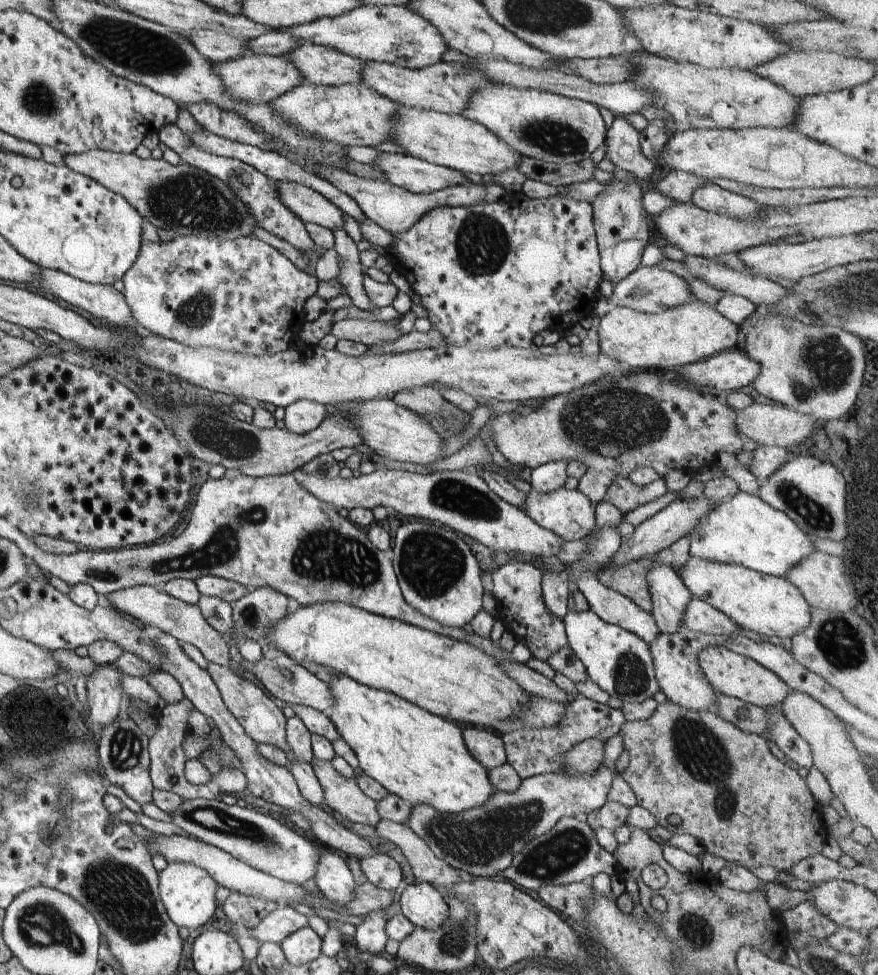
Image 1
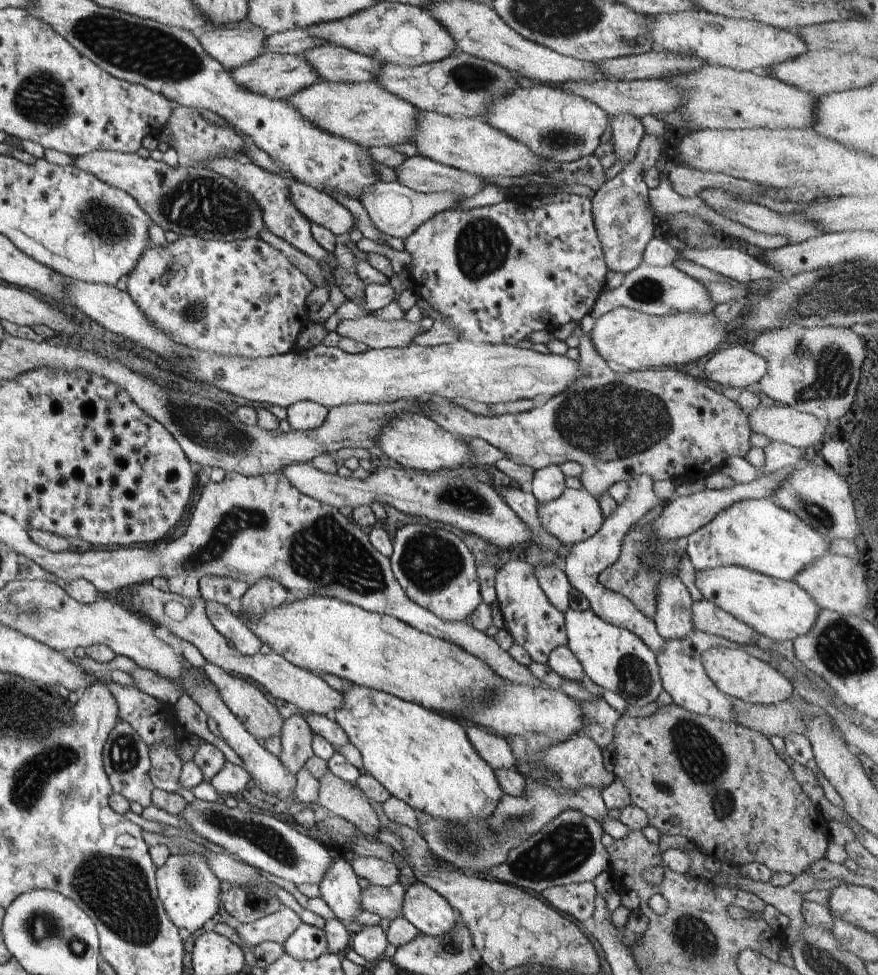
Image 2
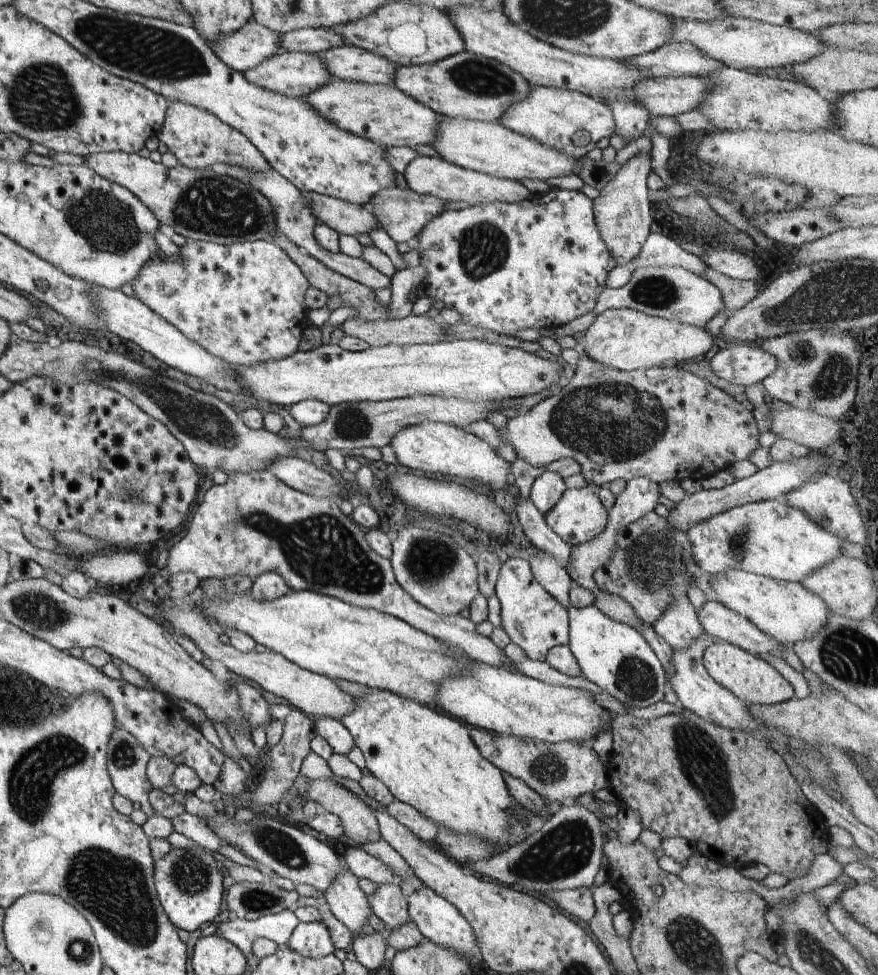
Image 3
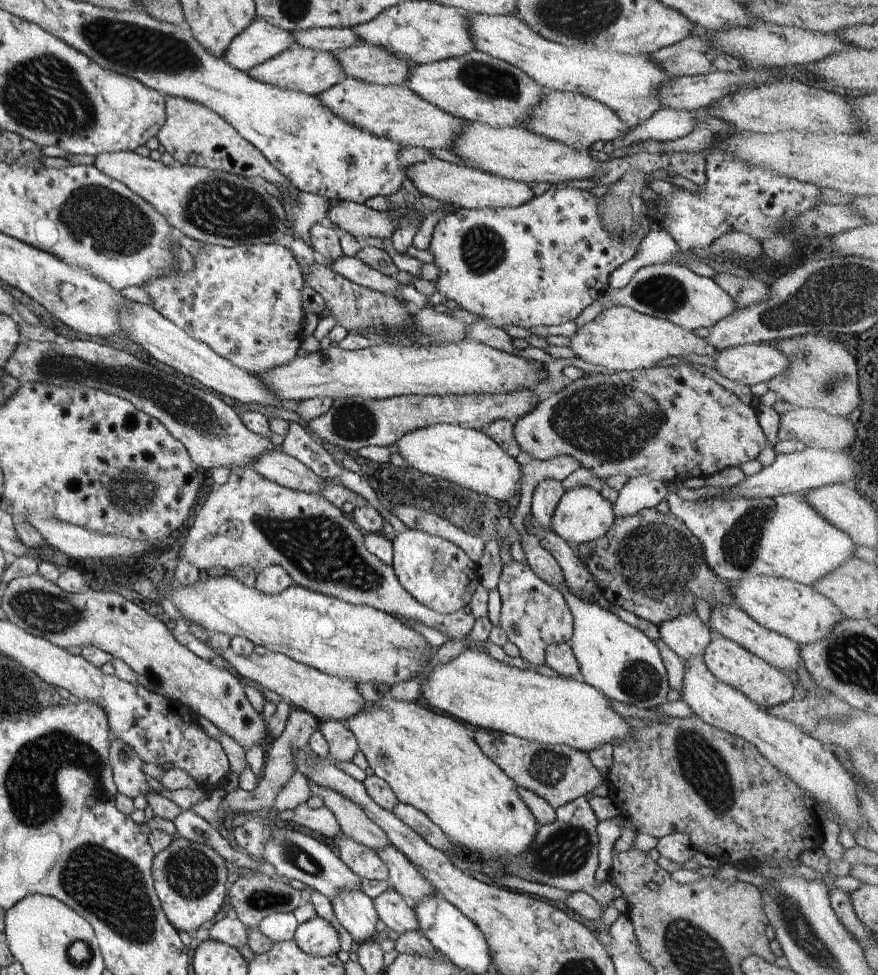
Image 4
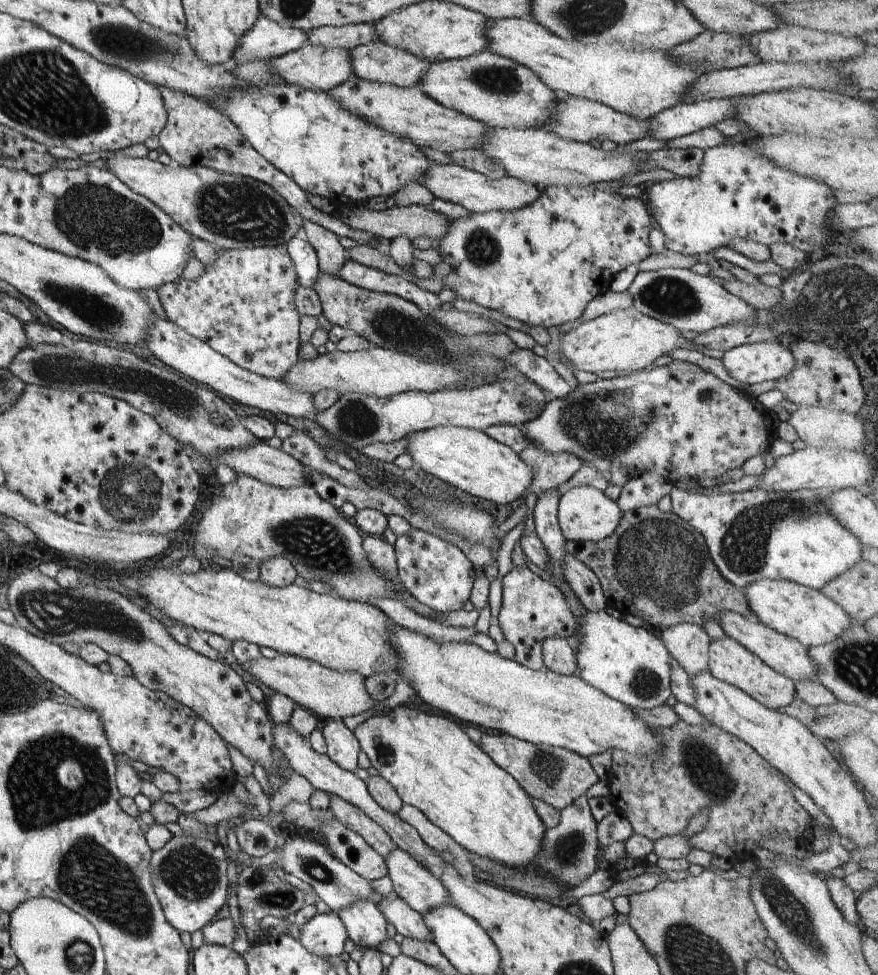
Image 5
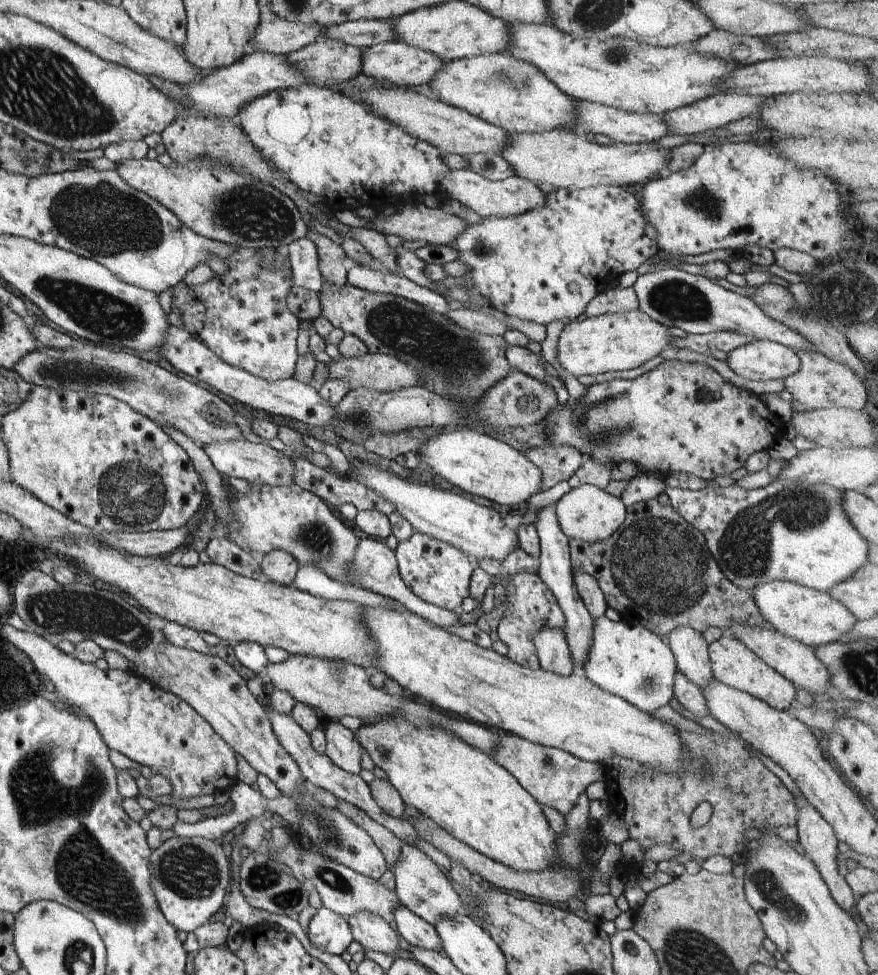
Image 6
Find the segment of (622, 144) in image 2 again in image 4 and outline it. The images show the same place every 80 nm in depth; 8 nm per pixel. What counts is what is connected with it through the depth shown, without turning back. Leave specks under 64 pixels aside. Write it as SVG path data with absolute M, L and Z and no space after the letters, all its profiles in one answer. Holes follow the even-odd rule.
M472 13L467 20L477 51L517 67L542 88L587 95L606 104L630 128L645 124L663 108L659 90L674 76L662 71L648 55L624 55L611 49L586 49L548 41L514 14Z

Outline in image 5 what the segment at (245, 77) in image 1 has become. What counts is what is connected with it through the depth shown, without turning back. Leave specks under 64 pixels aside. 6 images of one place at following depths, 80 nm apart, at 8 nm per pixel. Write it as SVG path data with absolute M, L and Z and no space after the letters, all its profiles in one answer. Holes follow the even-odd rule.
M306 42L300 48L269 60L269 70L284 80L284 83L327 93L335 86L346 82L353 74L349 51L343 48L326 48Z

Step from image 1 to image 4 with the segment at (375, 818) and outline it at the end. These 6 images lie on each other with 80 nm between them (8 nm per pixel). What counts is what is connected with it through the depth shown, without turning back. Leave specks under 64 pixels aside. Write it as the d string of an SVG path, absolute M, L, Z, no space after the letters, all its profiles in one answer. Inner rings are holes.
M308 779L311 796L322 799L324 807L334 814L339 823L340 832L364 847L377 852L389 846L386 834L366 815L366 812L342 794L327 787L319 786Z

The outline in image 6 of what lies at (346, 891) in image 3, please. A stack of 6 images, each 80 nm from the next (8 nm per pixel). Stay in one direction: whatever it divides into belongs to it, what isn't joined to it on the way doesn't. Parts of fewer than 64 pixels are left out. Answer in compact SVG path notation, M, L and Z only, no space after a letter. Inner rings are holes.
M358 911L346 918L353 940L359 942L365 950L373 950L392 955L399 950L398 933L394 931L389 922L380 915Z

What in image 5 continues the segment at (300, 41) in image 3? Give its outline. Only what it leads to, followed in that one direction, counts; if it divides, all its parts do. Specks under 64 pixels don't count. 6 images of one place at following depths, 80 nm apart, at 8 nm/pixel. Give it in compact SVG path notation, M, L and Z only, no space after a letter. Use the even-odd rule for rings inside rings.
M360 23L343 27L318 27L307 31L307 40L312 45L351 51L357 46L370 44L379 39L375 34L373 24Z

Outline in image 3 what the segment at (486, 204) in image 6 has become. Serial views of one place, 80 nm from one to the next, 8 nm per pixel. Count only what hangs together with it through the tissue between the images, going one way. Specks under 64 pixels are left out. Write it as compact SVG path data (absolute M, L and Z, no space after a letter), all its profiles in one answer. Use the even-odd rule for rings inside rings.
M420 155L406 166L403 175L408 187L418 194L436 196L436 198L444 200L445 203L465 202L468 207L492 204L492 202L518 203L532 195L520 181L492 177L477 171L461 168L441 158Z

